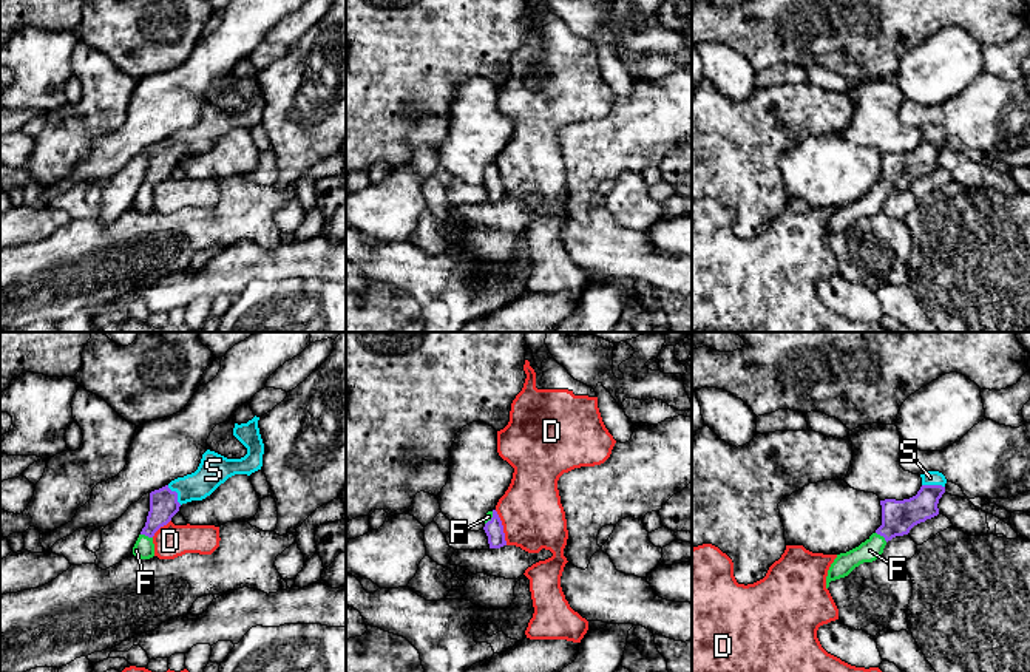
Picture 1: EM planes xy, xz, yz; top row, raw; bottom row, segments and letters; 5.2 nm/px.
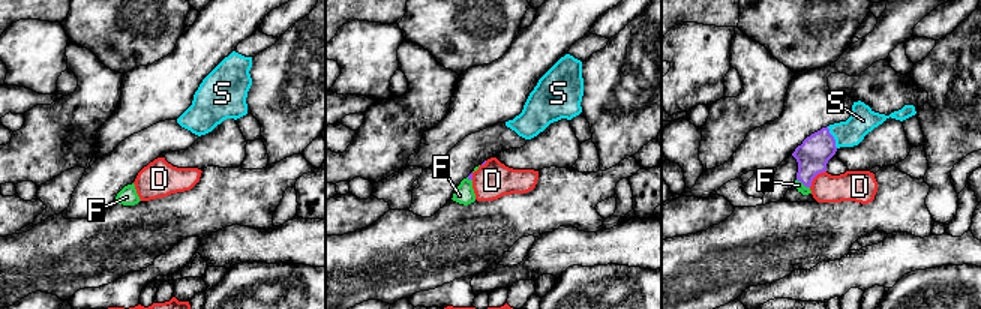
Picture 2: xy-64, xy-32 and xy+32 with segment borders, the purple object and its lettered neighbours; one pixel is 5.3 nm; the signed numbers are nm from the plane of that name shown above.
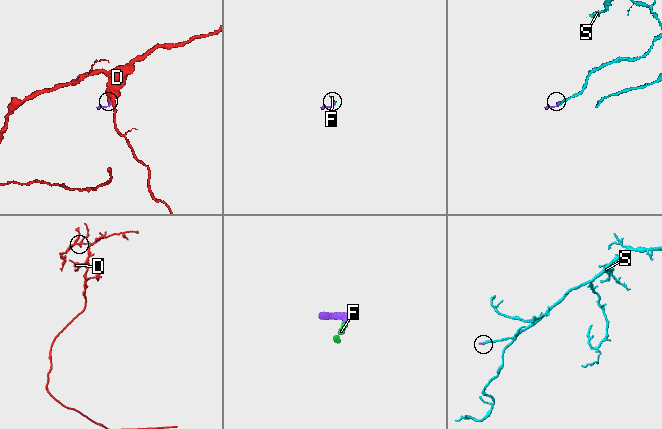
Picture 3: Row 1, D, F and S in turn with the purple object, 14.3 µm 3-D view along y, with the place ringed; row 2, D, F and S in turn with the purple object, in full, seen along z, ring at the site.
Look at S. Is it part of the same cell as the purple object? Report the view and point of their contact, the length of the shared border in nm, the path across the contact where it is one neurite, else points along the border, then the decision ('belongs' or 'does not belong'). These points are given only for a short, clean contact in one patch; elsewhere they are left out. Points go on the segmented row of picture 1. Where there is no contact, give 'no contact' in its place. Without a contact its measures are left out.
meets purple in xy at (176, 495); contact 130 nm long; runs through xy (164, 504), (176, 495), (196, 487), (213, 470); belongs

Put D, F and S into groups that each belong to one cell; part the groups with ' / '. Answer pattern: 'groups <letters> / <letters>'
groups D / F S

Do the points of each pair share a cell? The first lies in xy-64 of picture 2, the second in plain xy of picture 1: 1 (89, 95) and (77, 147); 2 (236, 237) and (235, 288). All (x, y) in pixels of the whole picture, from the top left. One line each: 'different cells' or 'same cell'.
1: same cell
2: same cell

